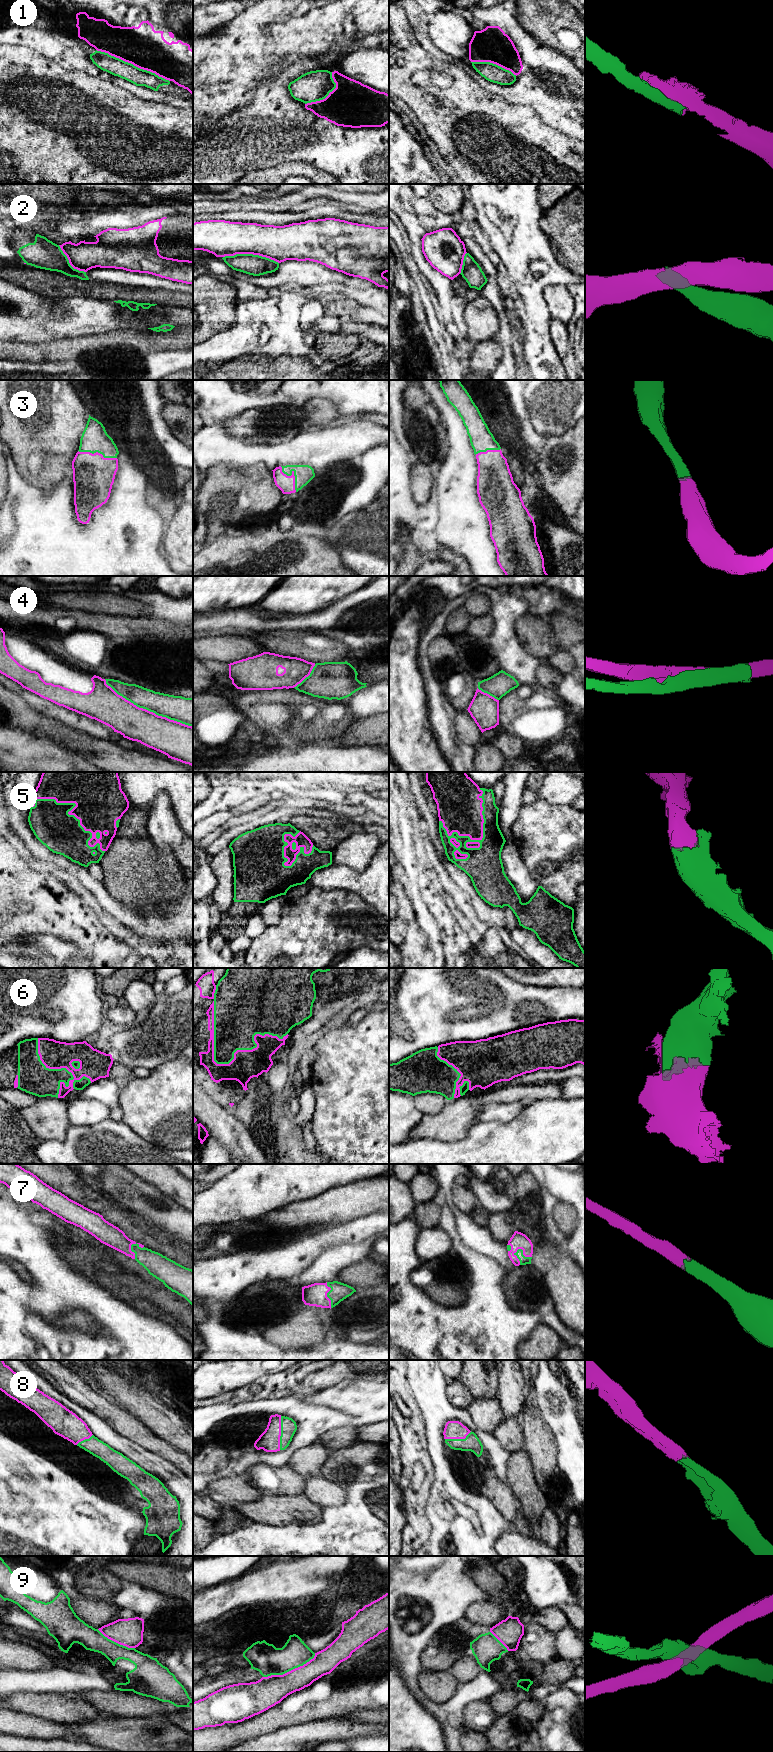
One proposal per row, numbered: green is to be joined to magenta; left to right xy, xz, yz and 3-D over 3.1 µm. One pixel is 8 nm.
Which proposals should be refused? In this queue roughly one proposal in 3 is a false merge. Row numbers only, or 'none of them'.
2, 4, 9

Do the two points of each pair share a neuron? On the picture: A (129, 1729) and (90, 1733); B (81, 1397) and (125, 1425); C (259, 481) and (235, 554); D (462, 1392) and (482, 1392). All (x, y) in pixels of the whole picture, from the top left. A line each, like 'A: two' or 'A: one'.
A: one
B: one
C: two
D: two

